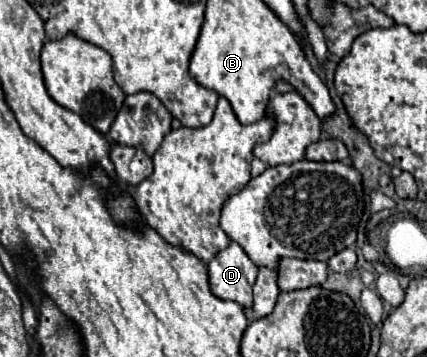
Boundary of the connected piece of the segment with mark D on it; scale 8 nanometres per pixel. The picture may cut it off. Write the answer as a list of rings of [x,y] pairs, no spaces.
[[[238,244],[220,250],[208,264],[210,288],[222,300],[234,300],[244,308],[252,308],[252,286],[258,268]]]

